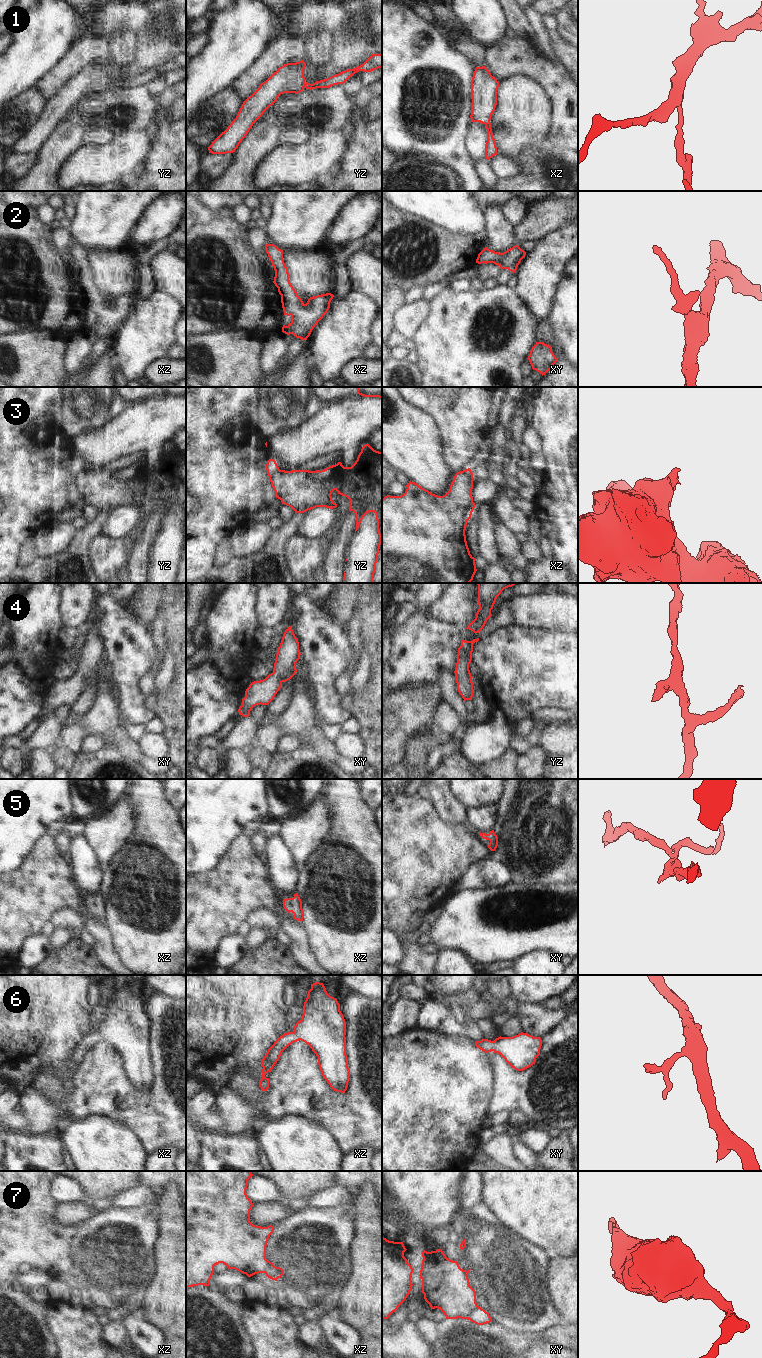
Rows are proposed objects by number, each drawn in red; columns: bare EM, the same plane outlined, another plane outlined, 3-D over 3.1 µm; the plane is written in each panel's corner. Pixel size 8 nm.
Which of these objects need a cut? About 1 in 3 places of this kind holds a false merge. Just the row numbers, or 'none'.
3, 7

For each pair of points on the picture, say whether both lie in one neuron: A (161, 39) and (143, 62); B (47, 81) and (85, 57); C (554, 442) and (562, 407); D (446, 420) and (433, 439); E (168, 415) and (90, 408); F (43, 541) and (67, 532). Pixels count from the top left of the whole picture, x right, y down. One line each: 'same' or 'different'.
A: same
B: same
C: same
D: different
E: different
F: same

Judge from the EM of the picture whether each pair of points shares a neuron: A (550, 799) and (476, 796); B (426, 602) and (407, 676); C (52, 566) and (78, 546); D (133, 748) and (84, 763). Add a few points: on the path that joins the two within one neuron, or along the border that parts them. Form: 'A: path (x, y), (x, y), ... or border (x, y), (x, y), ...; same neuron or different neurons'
A: border (506, 789), (501, 801), (497, 805); different neurons
B: path (422, 620), (422, 647), (415, 658); same neuron
C: path (58, 566), (72, 552); same neuron
D: border (107, 745), (113, 746), (125, 758), (138, 764); different neurons

